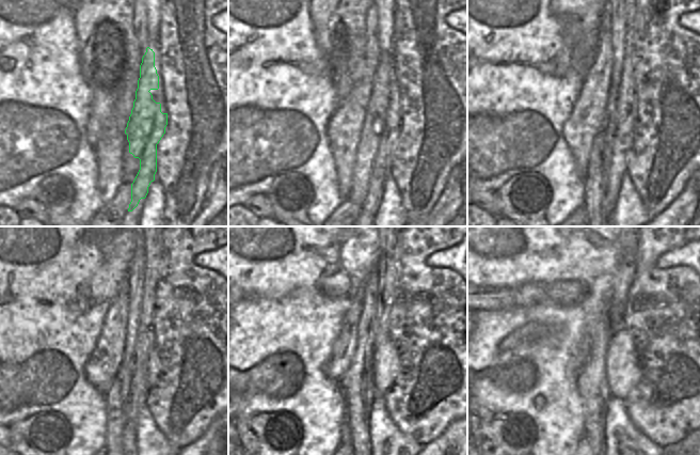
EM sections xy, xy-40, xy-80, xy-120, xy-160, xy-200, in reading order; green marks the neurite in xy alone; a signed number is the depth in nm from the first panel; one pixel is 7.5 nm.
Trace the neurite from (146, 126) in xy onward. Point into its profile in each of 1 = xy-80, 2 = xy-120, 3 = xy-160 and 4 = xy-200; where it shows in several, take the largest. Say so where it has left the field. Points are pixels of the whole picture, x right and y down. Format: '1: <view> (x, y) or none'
1: xy-80 (621, 123)
2: xy-120 (144, 343)
3: xy-160 (387, 267)
4: xy-200 (624, 275)

